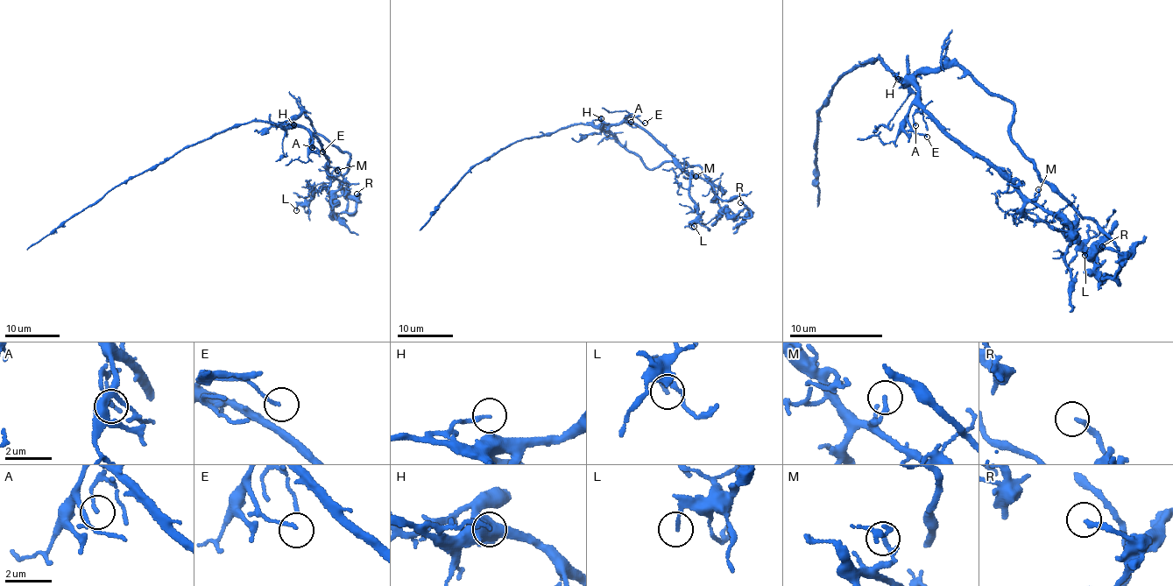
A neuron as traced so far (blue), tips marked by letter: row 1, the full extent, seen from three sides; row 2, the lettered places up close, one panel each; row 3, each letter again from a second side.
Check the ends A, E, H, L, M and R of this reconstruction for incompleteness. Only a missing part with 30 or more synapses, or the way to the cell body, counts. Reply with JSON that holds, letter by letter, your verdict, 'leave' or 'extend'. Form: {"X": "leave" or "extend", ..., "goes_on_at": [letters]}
{"A": "leave", "E": "leave", "H": "leave", "L": "leave", "M": "leave", "R": "leave", "goes_on_at": []}

